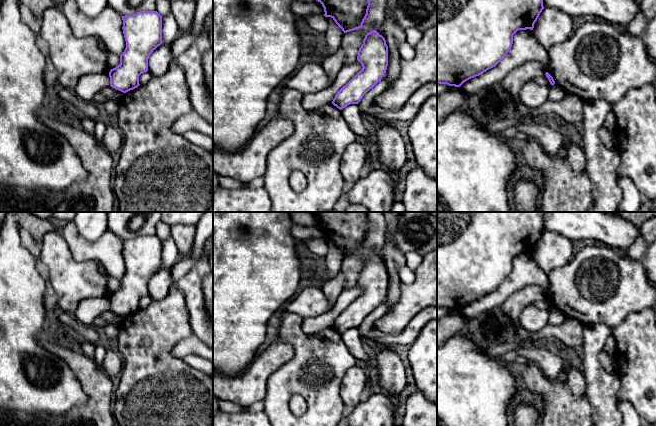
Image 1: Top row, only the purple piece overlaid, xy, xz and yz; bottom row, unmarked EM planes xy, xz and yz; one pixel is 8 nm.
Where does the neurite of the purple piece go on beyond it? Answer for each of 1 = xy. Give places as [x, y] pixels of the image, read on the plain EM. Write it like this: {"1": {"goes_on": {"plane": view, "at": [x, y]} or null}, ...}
{"1": {"goes_on": null}}

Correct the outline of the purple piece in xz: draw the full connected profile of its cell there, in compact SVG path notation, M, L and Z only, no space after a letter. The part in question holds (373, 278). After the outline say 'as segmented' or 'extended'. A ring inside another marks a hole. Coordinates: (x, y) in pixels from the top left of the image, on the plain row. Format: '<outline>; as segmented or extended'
M376 254L367 257L359 272L357 284L361 287L362 294L337 316L332 325L340 334L350 328L358 328L385 299L388 290L385 262Z; as segmented

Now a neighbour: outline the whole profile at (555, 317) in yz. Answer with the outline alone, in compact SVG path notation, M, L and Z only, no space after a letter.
M558 308L549 311L548 325L560 325L564 322L565 316L559 311Z

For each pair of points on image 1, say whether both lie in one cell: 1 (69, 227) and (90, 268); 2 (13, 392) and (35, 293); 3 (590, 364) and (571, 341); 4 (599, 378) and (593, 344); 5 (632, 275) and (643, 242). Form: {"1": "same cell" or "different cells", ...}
{"1": "different cells", "2": "same cell", "3": "different cells", "4": "same cell", "5": "different cells"}

